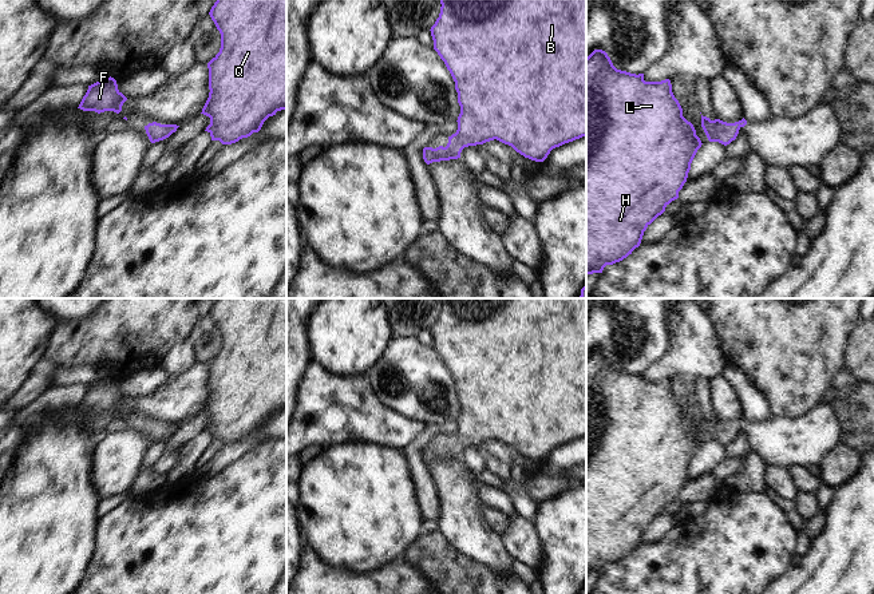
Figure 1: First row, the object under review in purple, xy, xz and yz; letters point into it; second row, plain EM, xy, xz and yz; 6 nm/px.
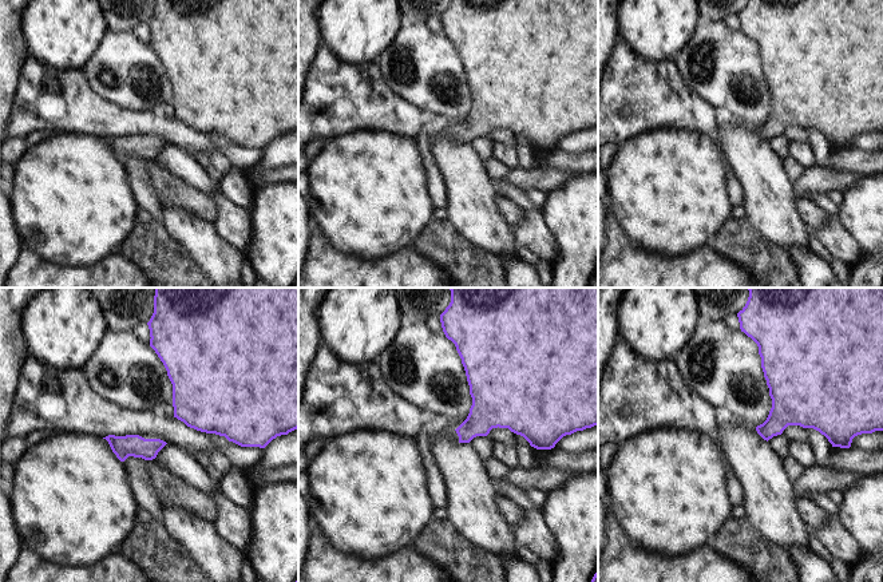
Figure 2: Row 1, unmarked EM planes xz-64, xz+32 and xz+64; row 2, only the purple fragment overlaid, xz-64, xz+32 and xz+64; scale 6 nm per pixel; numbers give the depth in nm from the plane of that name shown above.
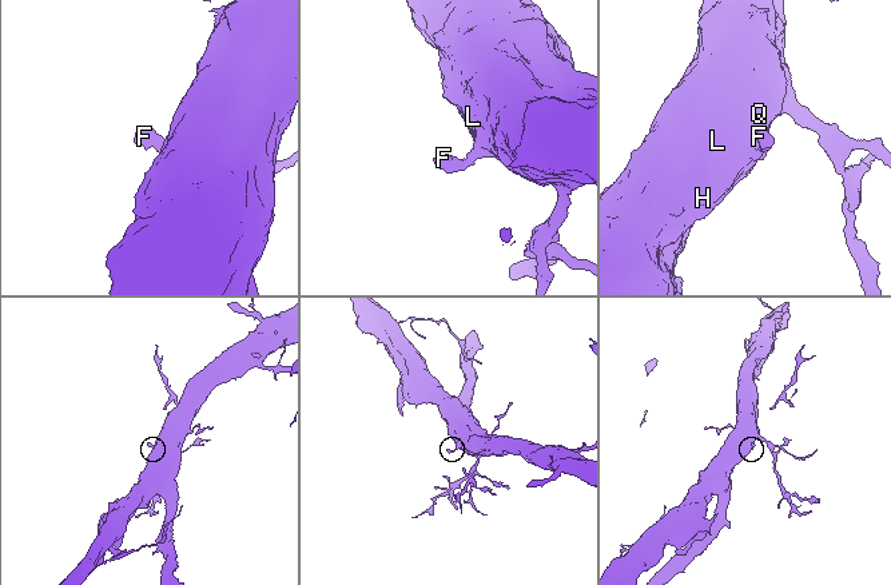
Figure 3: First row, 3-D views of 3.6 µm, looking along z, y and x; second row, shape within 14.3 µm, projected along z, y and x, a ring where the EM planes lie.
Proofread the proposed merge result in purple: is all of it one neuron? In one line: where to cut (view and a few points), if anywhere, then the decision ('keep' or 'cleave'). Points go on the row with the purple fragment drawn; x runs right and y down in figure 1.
cut none; keep

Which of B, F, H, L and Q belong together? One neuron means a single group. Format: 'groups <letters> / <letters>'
groups B F H L Q

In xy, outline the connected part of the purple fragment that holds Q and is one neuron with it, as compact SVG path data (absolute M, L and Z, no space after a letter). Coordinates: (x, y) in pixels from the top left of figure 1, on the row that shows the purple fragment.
M217 0L209 12L221 33L220 52L207 63L209 98L202 108L210 118L211 140L232 144L258 132L264 122L286 110L286 0Z

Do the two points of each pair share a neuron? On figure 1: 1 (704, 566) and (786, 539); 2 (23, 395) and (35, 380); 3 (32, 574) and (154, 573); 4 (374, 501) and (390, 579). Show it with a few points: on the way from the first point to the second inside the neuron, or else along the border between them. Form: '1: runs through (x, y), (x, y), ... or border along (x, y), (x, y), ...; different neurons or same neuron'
1: runs through (724, 557), (742, 543), (766, 543); same neuron
2: runs through (27, 391), (34, 384); same neuron
3: border along (93, 543), (93, 555), (80, 579); different neurons
4: border along (399, 558), (380, 567), (358, 573); different neurons

